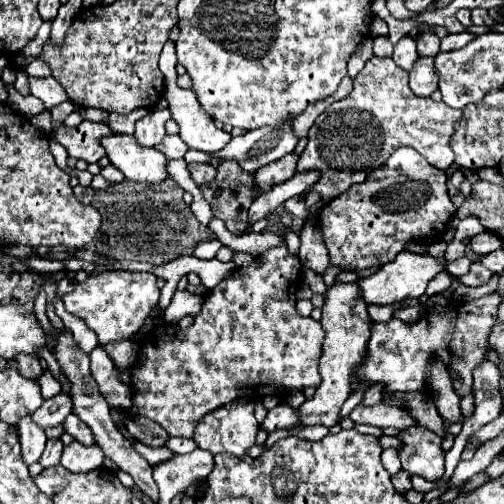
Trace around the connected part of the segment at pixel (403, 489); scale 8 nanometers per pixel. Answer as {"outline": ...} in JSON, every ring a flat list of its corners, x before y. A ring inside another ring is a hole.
{"outline":[[400,470,398,474,394,474,394,476,392,476,392,484,394,484,396,492,400,492,400,494,406,494,406,492,412,488,410,474,408,474,408,472,404,472,404,470]]}

